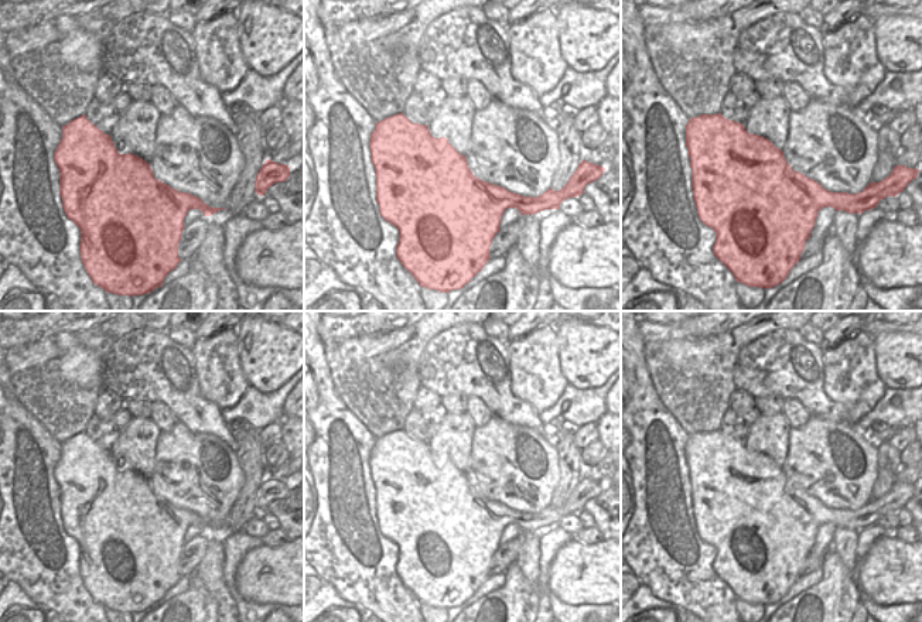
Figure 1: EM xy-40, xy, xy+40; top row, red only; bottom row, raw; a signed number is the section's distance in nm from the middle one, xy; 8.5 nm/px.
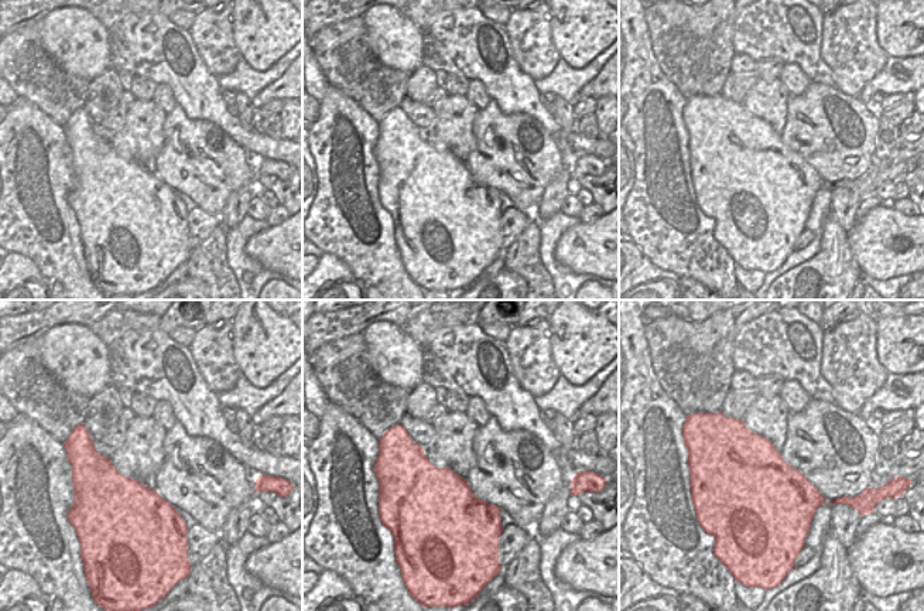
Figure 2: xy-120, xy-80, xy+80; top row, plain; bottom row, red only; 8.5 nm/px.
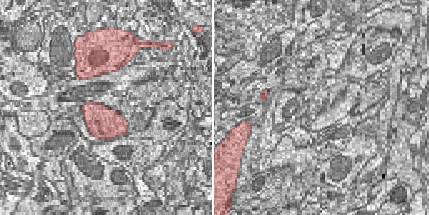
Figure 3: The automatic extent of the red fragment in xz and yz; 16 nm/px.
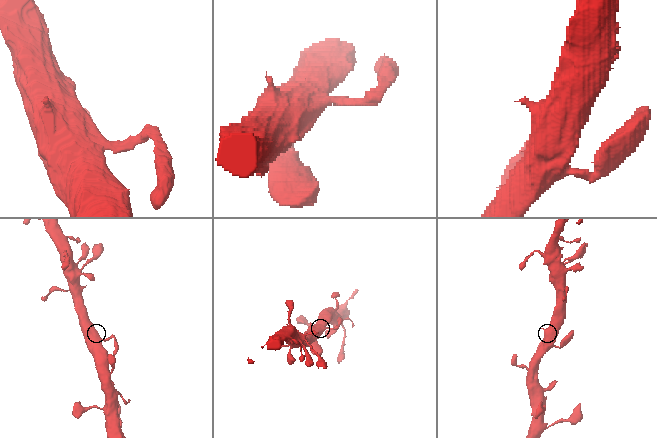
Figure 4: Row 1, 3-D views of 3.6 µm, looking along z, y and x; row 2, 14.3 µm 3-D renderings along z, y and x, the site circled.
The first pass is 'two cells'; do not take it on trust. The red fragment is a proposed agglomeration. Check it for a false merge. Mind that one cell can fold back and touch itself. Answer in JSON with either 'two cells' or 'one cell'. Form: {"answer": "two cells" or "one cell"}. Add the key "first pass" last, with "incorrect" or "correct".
{"answer": "one cell", "first pass": "incorrect"}

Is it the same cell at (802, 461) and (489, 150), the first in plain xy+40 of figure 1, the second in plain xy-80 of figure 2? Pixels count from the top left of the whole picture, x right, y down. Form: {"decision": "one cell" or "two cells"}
{"decision": "one cell"}

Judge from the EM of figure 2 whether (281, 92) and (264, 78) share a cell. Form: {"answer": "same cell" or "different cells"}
{"answer": "different cells"}

